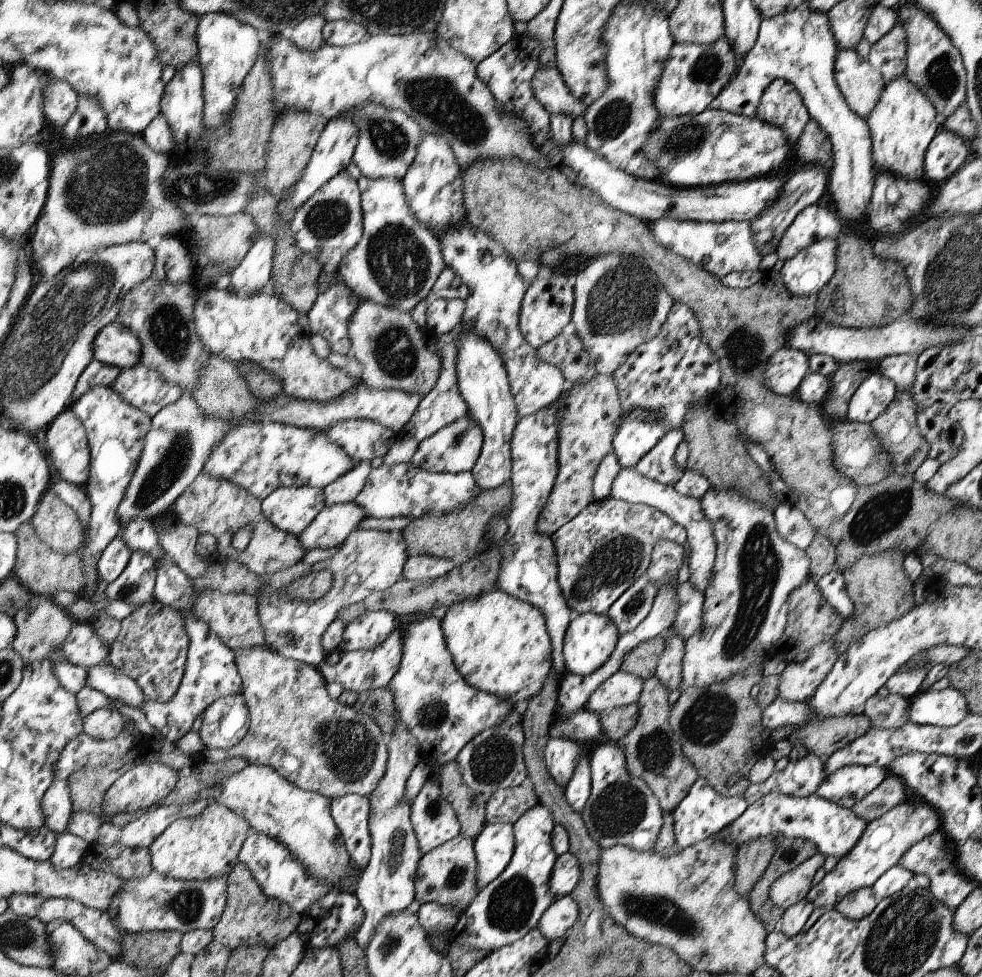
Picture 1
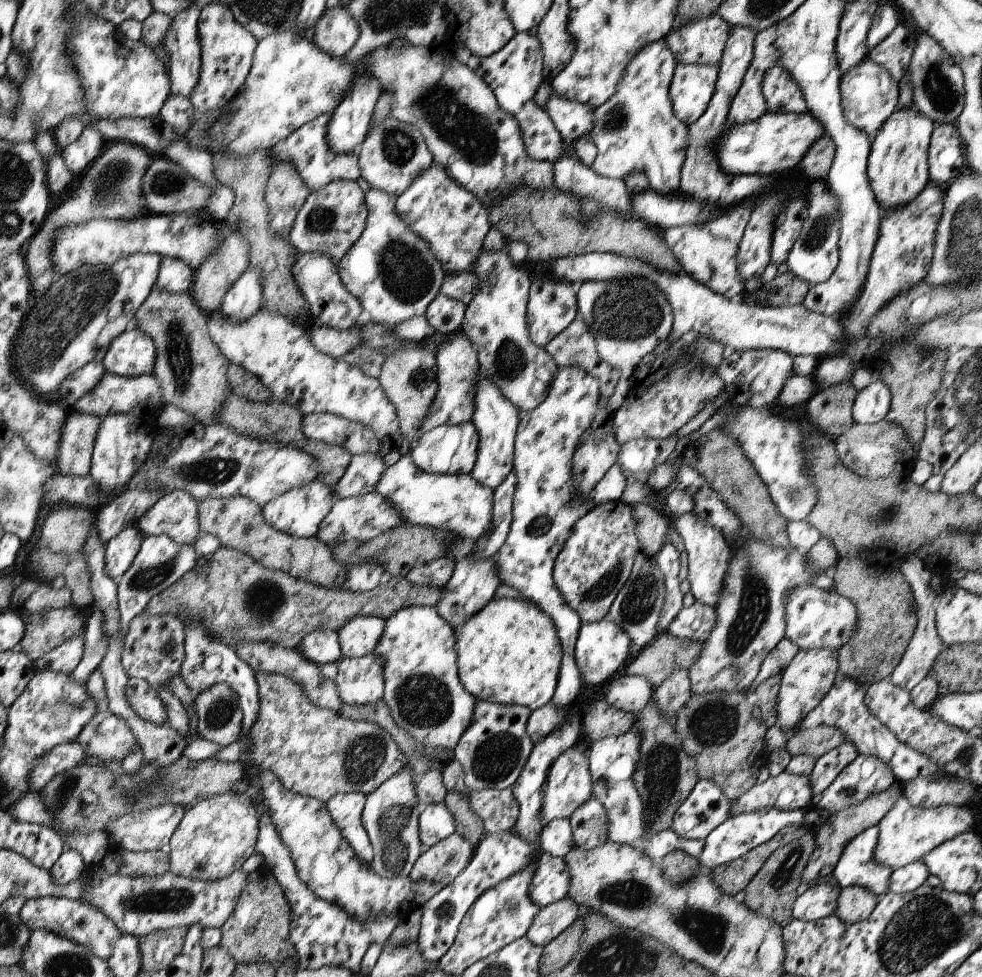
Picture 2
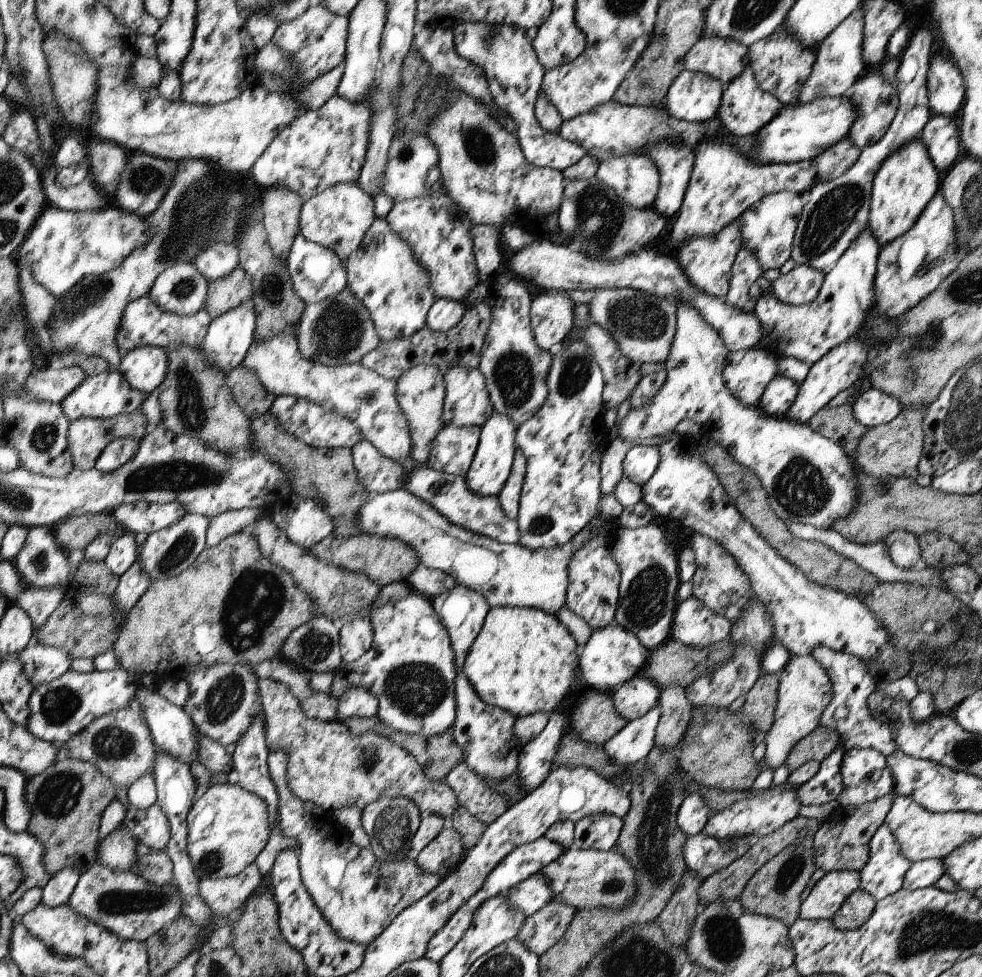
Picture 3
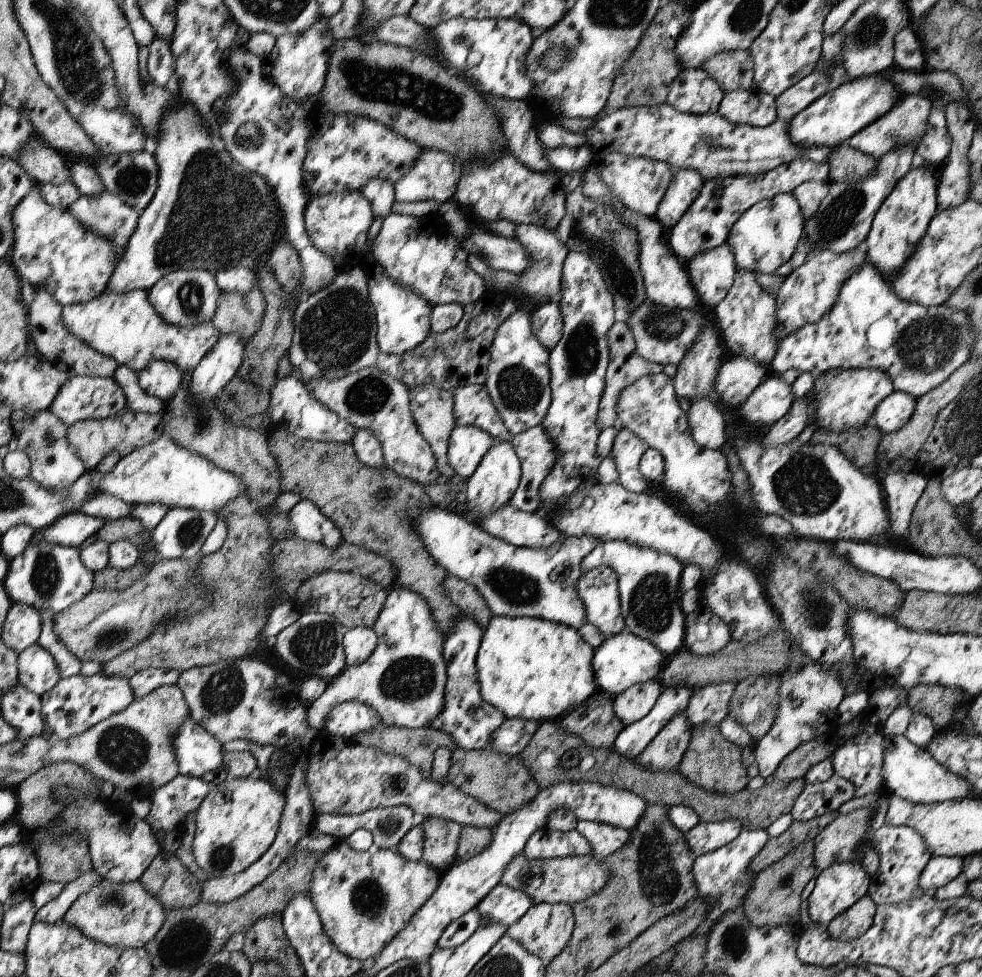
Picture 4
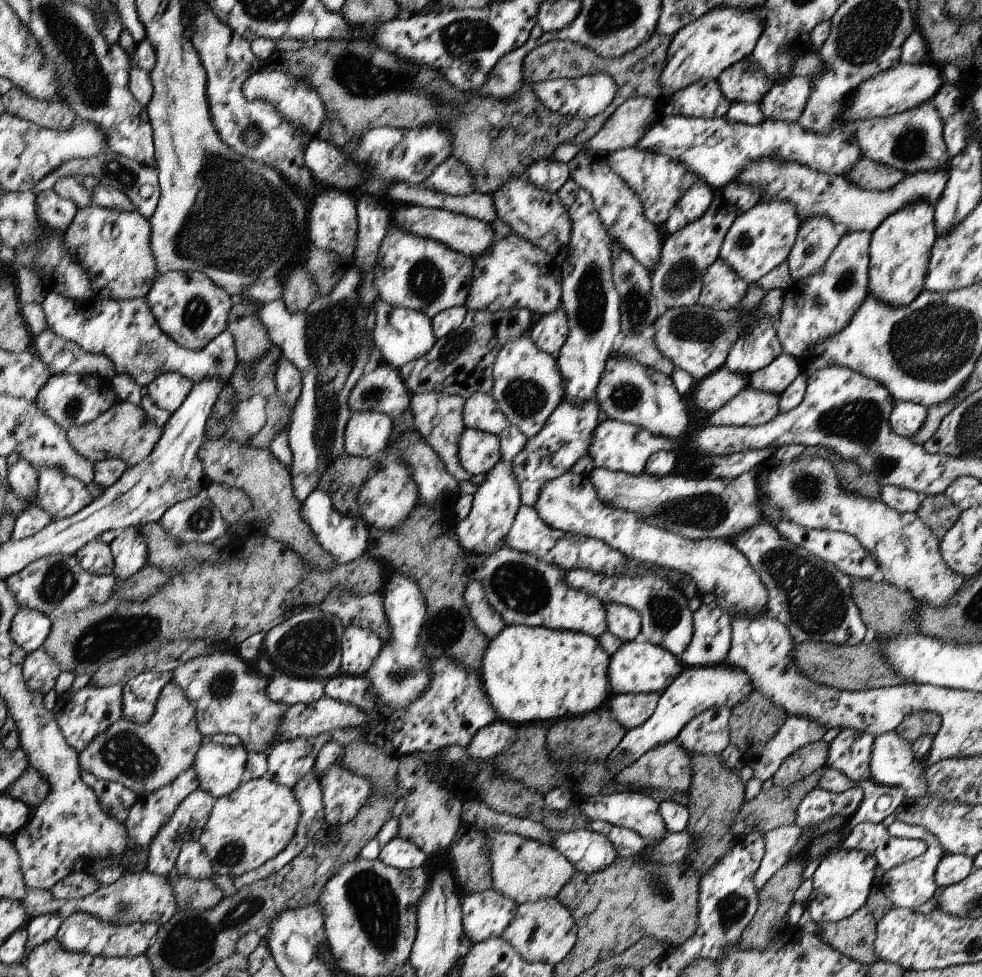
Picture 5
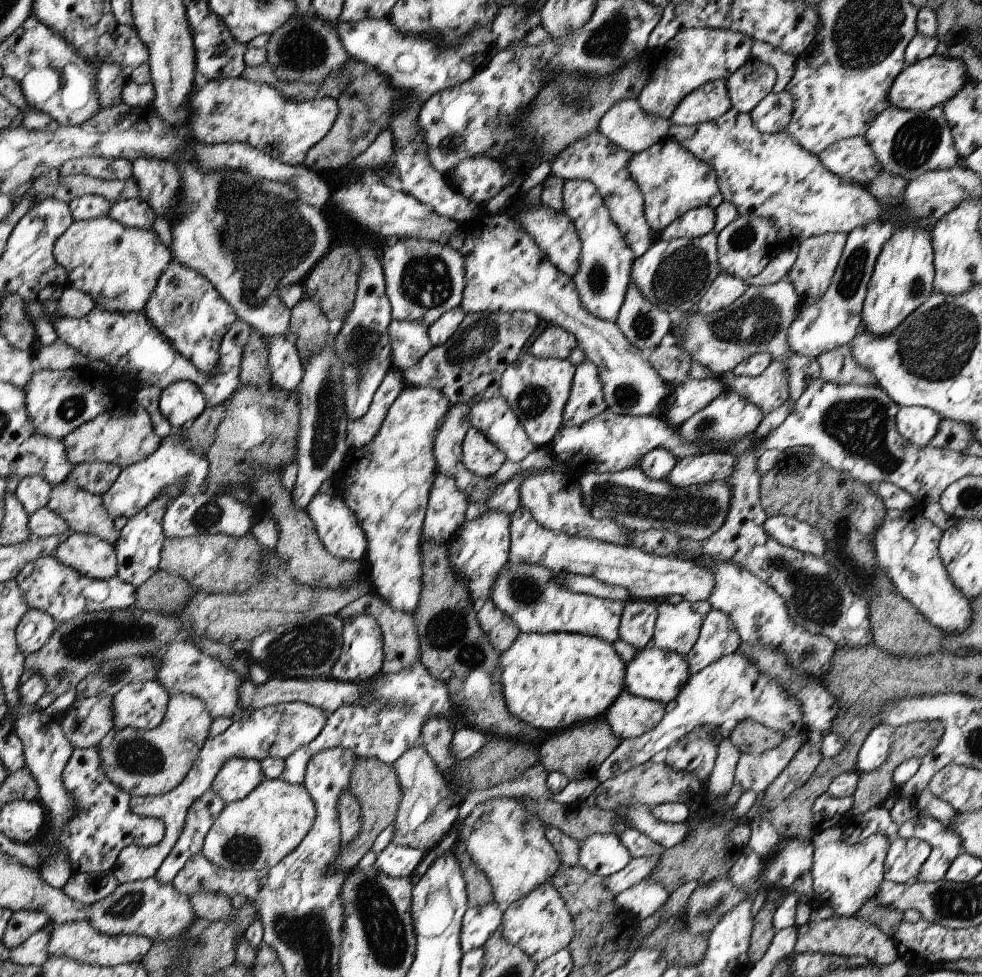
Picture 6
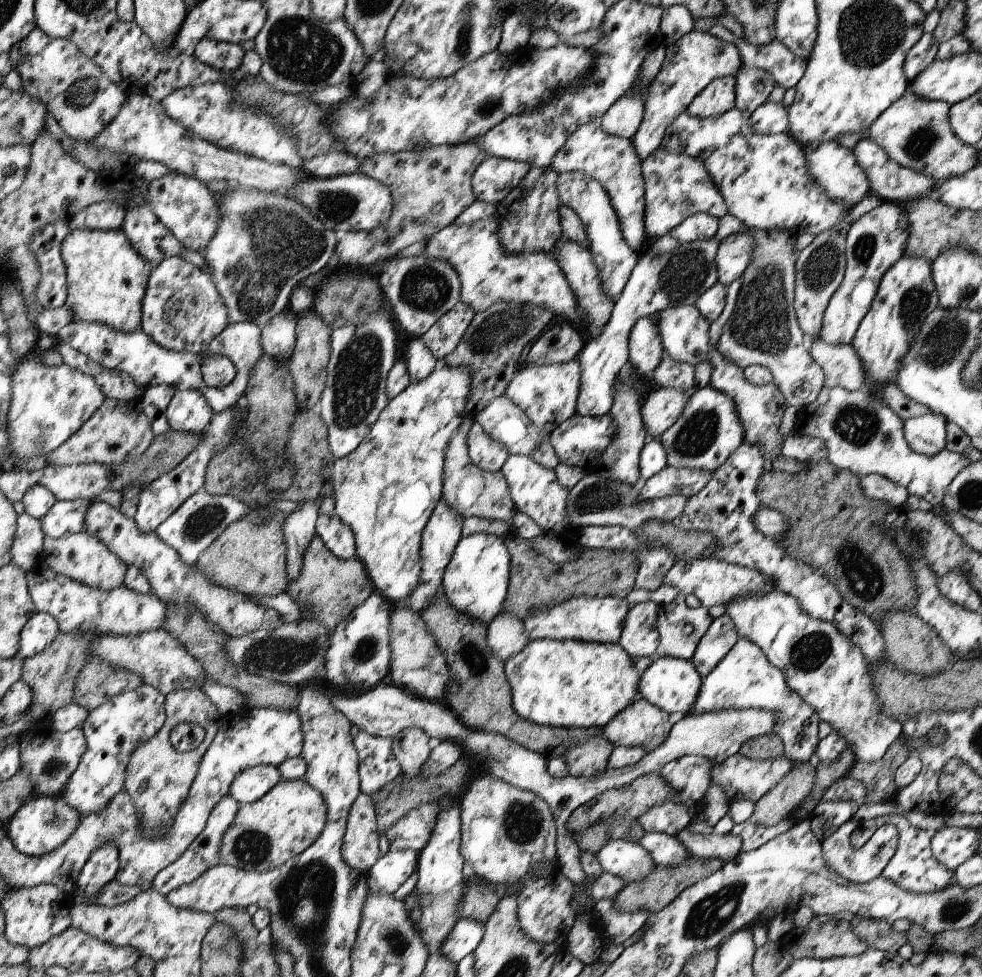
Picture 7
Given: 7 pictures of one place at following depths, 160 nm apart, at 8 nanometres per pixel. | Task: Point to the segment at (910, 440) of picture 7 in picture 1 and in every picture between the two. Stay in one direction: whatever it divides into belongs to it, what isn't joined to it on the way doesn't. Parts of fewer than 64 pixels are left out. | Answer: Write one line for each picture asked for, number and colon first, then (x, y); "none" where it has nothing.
1: (876, 392)
2: (871, 405)
3: (873, 408)
4: (894, 411)
5: (907, 418)
6: (918, 425)

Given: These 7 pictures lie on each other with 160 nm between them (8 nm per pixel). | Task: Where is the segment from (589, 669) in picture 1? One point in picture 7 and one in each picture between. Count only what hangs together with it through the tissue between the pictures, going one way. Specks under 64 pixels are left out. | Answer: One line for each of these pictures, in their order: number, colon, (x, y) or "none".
2: (603, 649)
3: (612, 655)
4: (622, 660)
5: (637, 667)
6: (656, 674)
7: (672, 684)

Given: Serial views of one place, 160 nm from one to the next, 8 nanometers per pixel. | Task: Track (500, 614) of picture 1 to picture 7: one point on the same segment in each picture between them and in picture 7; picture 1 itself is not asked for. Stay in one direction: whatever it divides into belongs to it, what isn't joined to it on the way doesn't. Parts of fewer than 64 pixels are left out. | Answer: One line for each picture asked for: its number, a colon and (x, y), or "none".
2: (509, 653)
3: (524, 661)
4: (531, 668)
5: (530, 673)
6: (554, 681)
7: (567, 684)

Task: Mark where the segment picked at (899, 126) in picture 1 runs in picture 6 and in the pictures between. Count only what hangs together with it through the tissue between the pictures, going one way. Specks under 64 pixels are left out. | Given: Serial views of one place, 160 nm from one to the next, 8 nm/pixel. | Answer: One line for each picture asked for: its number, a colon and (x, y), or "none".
2: (898, 170)
3: (907, 179)
4: (900, 223)
5: (899, 251)
6: (904, 272)

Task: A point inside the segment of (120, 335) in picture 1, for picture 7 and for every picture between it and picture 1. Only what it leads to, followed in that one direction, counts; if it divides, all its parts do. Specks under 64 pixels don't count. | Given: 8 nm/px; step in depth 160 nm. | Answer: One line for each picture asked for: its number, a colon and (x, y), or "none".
2: (133, 354)
3: (144, 368)
4: (162, 379)
5: (167, 391)
6: (182, 403)
7: (189, 411)

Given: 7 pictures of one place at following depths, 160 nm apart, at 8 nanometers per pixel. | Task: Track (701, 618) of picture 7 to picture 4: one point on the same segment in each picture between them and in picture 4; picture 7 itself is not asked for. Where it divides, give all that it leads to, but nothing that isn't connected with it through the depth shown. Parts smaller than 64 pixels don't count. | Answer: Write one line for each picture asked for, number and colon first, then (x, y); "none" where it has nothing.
4: (649, 582)
5: (666, 621)
6: (677, 627)

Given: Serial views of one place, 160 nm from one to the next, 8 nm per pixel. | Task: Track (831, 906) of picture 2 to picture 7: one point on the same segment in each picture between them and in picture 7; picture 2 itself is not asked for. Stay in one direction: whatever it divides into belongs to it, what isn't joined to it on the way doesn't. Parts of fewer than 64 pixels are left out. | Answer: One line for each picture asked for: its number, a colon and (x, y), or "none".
3: (824, 901)
4: (840, 885)
5: (843, 882)
6: (844, 877)
7: (862, 865)

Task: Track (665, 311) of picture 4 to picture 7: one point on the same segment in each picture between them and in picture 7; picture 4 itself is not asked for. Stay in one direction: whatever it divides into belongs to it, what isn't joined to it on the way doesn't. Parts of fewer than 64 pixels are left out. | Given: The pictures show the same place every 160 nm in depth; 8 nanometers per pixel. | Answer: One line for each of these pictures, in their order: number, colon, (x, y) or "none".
5: (697, 339)
6: (758, 321)
7: (763, 330)

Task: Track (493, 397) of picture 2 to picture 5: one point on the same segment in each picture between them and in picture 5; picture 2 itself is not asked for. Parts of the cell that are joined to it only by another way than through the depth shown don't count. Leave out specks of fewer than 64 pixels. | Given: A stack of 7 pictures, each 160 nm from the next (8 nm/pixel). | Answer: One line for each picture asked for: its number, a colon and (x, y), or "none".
3: (492, 464)
4: (493, 484)
5: (497, 500)

